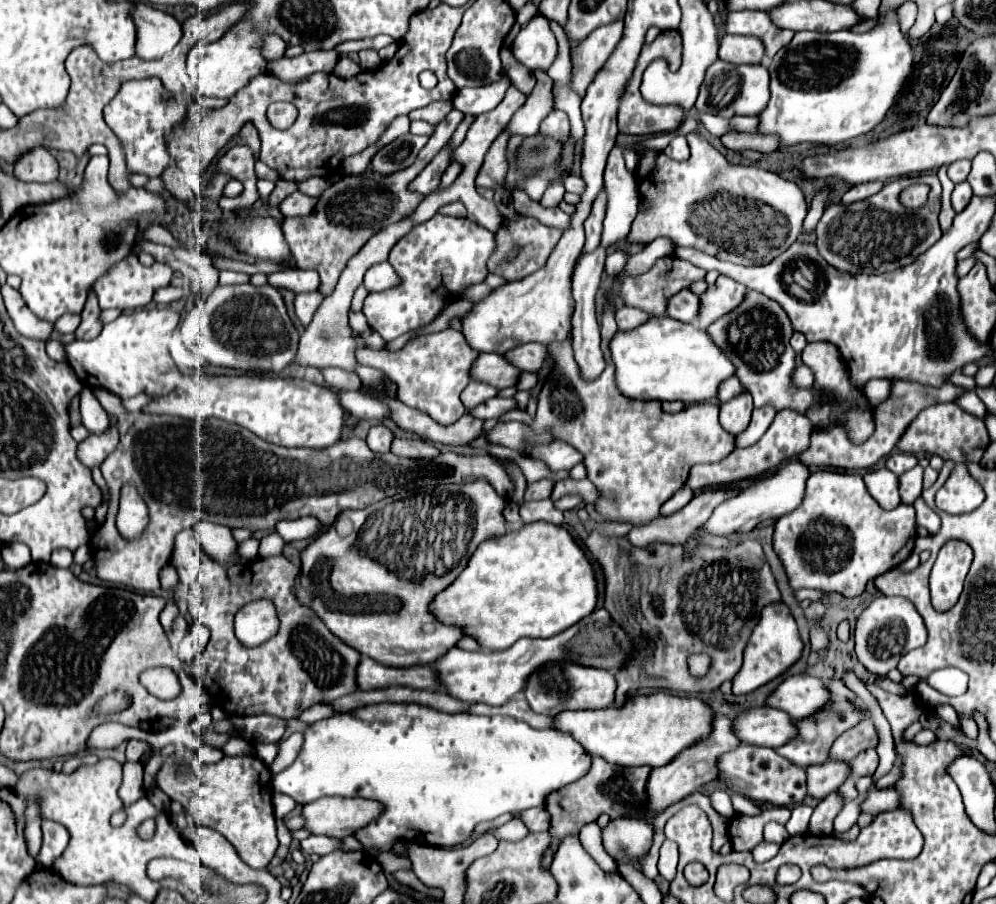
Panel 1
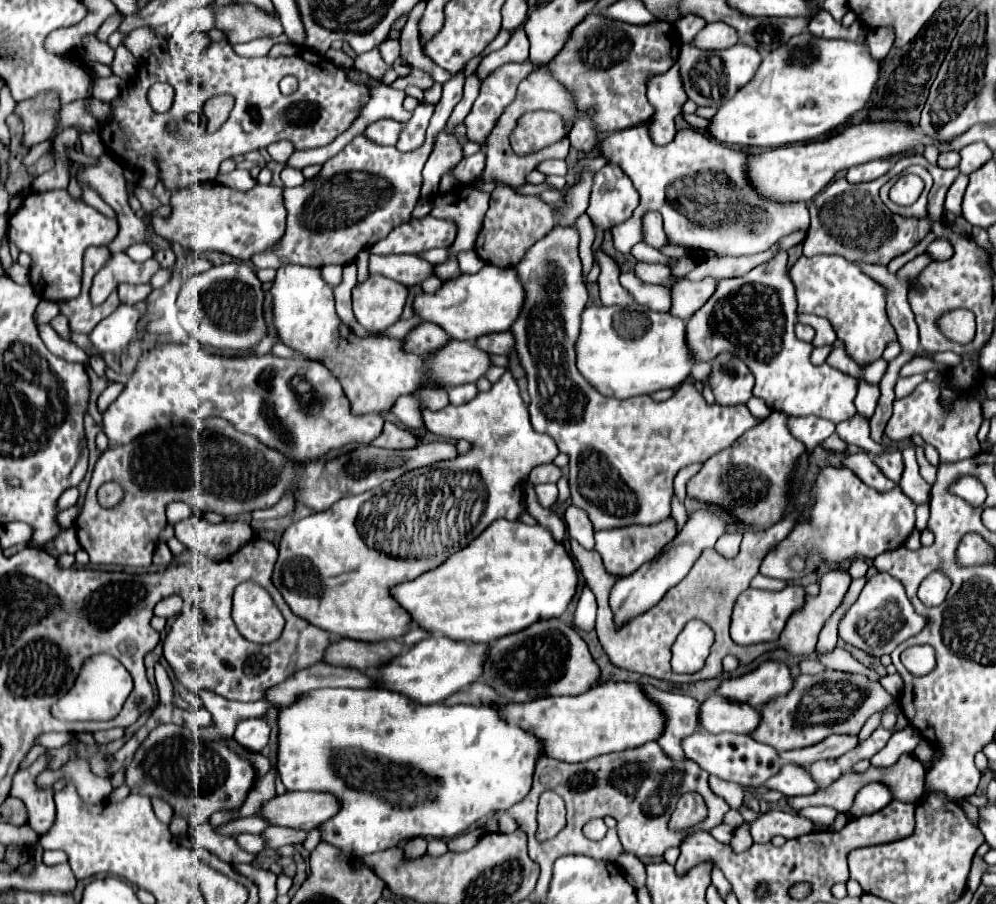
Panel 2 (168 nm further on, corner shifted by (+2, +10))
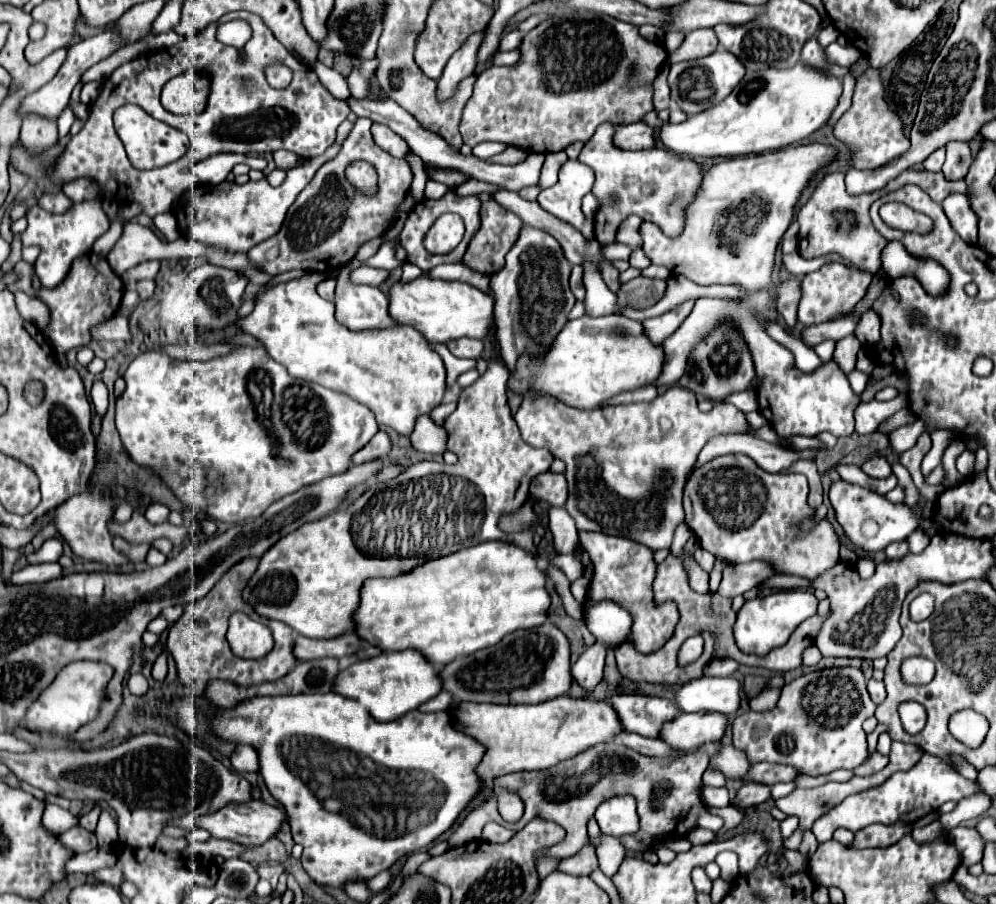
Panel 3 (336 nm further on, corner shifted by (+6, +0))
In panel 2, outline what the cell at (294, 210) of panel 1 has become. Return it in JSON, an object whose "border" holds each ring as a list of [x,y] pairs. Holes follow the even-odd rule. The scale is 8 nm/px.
{"border":[[[285,167],[285,169],[281,171],[281,181],[283,181],[285,187],[297,187],[297,185],[303,185],[305,177],[303,177],[303,173],[301,173],[299,169]]]}

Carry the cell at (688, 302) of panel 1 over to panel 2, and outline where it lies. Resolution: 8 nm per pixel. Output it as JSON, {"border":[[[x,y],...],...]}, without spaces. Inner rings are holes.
{"border":[[[631,271],[619,275],[619,283],[631,293],[631,297],[653,309],[653,311],[669,311],[671,307],[671,291],[661,287],[661,285],[647,285],[641,279],[637,279]]]}

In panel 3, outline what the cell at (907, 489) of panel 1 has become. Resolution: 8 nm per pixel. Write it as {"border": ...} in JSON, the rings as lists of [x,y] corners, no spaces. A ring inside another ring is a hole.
{"border":[[[873,457],[873,459],[869,459],[869,461],[863,463],[861,469],[863,469],[867,475],[877,477],[877,479],[885,479],[885,477],[891,475],[891,465],[887,463],[885,457]]]}

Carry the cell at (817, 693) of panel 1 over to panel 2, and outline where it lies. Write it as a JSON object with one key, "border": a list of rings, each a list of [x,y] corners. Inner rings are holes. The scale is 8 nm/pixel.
{"border":[[[765,661],[745,675],[725,677],[717,687],[717,693],[753,707],[761,707],[769,699],[787,693],[791,685],[793,679],[787,665],[777,661]]]}

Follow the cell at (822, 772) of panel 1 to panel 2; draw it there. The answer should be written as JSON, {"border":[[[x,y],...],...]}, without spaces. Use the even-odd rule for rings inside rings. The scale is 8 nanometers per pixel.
{"border":[[[785,763],[781,765],[781,773],[777,773],[777,777],[771,777],[771,781],[765,783],[765,789],[781,791],[787,797],[795,797],[795,795],[815,793],[817,785],[803,767]]]}

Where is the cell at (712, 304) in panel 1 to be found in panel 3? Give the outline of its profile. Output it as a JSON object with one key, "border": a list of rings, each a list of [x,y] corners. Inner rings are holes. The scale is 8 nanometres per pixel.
{"border":[[[693,299],[685,301],[685,303],[677,305],[675,309],[667,311],[667,313],[663,313],[659,317],[643,321],[645,331],[647,331],[647,335],[651,335],[653,343],[663,343],[667,337],[671,337],[679,329],[679,325],[683,323],[683,319],[689,315],[689,311],[693,309],[693,303],[695,303]]]}

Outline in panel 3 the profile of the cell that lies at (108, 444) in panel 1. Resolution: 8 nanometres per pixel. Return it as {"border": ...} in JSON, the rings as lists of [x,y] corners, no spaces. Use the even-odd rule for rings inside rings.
{"border":[[[239,347],[237,351],[225,355],[225,357],[217,357],[217,359],[209,359],[209,361],[181,361],[181,359],[173,359],[169,357],[167,353],[163,351],[145,351],[141,353],[139,357],[135,357],[129,365],[129,369],[125,371],[123,375],[125,383],[127,383],[127,389],[125,393],[117,399],[117,411],[115,411],[115,423],[117,423],[117,431],[119,431],[119,437],[121,437],[121,443],[123,447],[127,449],[129,457],[139,463],[139,465],[147,465],[151,467],[153,471],[157,471],[157,475],[161,475],[161,479],[173,489],[173,493],[183,501],[187,503],[193,511],[197,513],[205,513],[209,515],[211,519],[215,521],[221,521],[221,523],[241,523],[241,521],[247,521],[247,519],[257,519],[271,503],[275,503],[277,499],[289,495],[289,493],[295,493],[299,491],[301,487],[307,487],[307,485],[313,485],[325,477],[331,477],[331,475],[339,475],[343,471],[349,469],[351,465],[351,457],[361,449],[365,447],[373,435],[379,431],[377,427],[377,421],[373,419],[373,413],[353,401],[351,397],[343,395],[343,393],[337,393],[337,391],[331,391],[331,389],[325,389],[323,385],[317,385],[317,383],[309,383],[305,379],[297,379],[297,377],[291,377],[287,373],[287,369],[273,361],[265,349],[255,349],[255,347]],[[265,387],[271,387],[273,391],[273,403],[271,403],[271,413],[269,417],[263,415],[263,389]]]}

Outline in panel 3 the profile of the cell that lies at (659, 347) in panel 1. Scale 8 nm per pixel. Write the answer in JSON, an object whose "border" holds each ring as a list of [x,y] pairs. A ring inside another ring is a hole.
{"border":[[[583,315],[563,327],[547,355],[539,359],[519,357],[519,365],[515,373],[511,373],[509,387],[521,395],[533,389],[539,393],[551,393],[571,407],[595,409],[619,393],[655,385],[663,371],[663,363],[663,345],[651,343],[641,321],[625,315]]]}

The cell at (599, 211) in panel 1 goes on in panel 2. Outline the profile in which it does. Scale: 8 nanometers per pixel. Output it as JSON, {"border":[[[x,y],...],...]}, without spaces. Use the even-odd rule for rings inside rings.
{"border":[[[555,225],[555,229],[551,229],[545,237],[541,237],[541,241],[537,241],[535,245],[529,247],[529,253],[525,253],[525,257],[513,267],[517,277],[521,277],[521,285],[525,285],[525,305],[517,317],[517,321],[511,325],[511,333],[513,333],[513,339],[515,339],[515,351],[517,351],[517,357],[519,357],[519,365],[525,369],[527,373],[527,389],[529,389],[529,415],[531,415],[531,425],[537,433],[545,433],[549,437],[555,439],[557,447],[561,453],[565,453],[569,457],[569,465],[567,465],[567,479],[569,479],[569,487],[571,487],[571,501],[575,507],[583,509],[593,527],[595,529],[611,529],[611,527],[627,527],[627,525],[655,525],[655,523],[661,523],[665,519],[671,517],[671,497],[673,497],[673,479],[675,475],[679,473],[679,469],[691,465],[691,463],[703,463],[707,461],[709,457],[713,457],[715,453],[719,453],[721,449],[725,447],[731,447],[747,429],[753,429],[757,427],[761,421],[761,417],[753,417],[751,411],[747,409],[747,405],[731,405],[731,407],[725,407],[725,405],[709,405],[705,403],[703,395],[697,391],[697,387],[689,381],[681,383],[681,387],[675,389],[673,397],[669,397],[669,401],[663,401],[663,403],[657,403],[653,401],[649,395],[645,397],[631,397],[631,399],[613,399],[613,397],[603,397],[601,393],[597,393],[583,377],[581,373],[577,371],[575,367],[575,341],[577,341],[577,335],[579,335],[579,325],[581,325],[581,311],[585,309],[587,305],[587,287],[585,287],[585,281],[583,281],[583,275],[581,275],[581,261],[579,261],[579,255],[577,255],[577,245],[579,245],[579,233],[575,227],[561,227],[561,225]]]}

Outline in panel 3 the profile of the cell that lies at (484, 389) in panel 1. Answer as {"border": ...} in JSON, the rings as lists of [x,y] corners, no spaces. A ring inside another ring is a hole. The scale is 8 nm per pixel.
{"border":[[[453,401],[453,403],[441,403],[441,405],[437,405],[433,411],[431,411],[431,419],[433,421],[437,421],[437,425],[441,425],[443,423],[443,419],[453,411],[457,407],[457,403]]]}

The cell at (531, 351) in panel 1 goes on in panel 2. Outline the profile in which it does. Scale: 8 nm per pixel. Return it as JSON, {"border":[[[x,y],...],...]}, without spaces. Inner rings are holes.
{"border":[[[509,331],[505,333],[491,333],[485,337],[477,337],[473,341],[475,347],[479,347],[485,353],[497,353],[497,355],[507,355],[513,349],[513,337]]]}

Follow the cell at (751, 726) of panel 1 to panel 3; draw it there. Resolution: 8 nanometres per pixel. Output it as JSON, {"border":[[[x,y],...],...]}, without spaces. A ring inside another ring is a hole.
{"border":[[[681,713],[661,731],[661,737],[679,751],[693,751],[705,743],[721,741],[729,725],[729,717],[721,713]]]}

